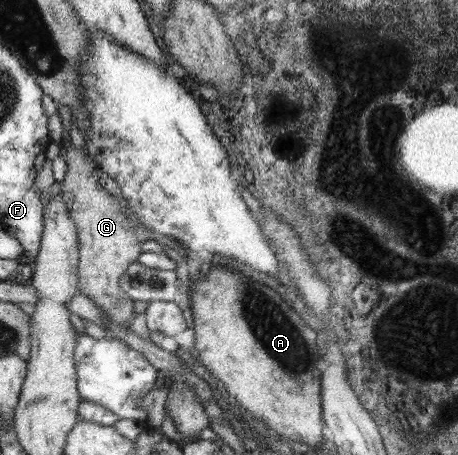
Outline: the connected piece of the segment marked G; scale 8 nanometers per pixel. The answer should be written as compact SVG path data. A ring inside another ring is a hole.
M70 143L62 145L61 155L66 161L65 177L61 182L62 196L74 221L79 244L77 293L93 299L108 320L131 330L130 321L137 313L133 311L134 302L119 287L119 278L130 263L138 261L142 241L131 228L119 201L99 183L96 174L99 169L93 156Z

